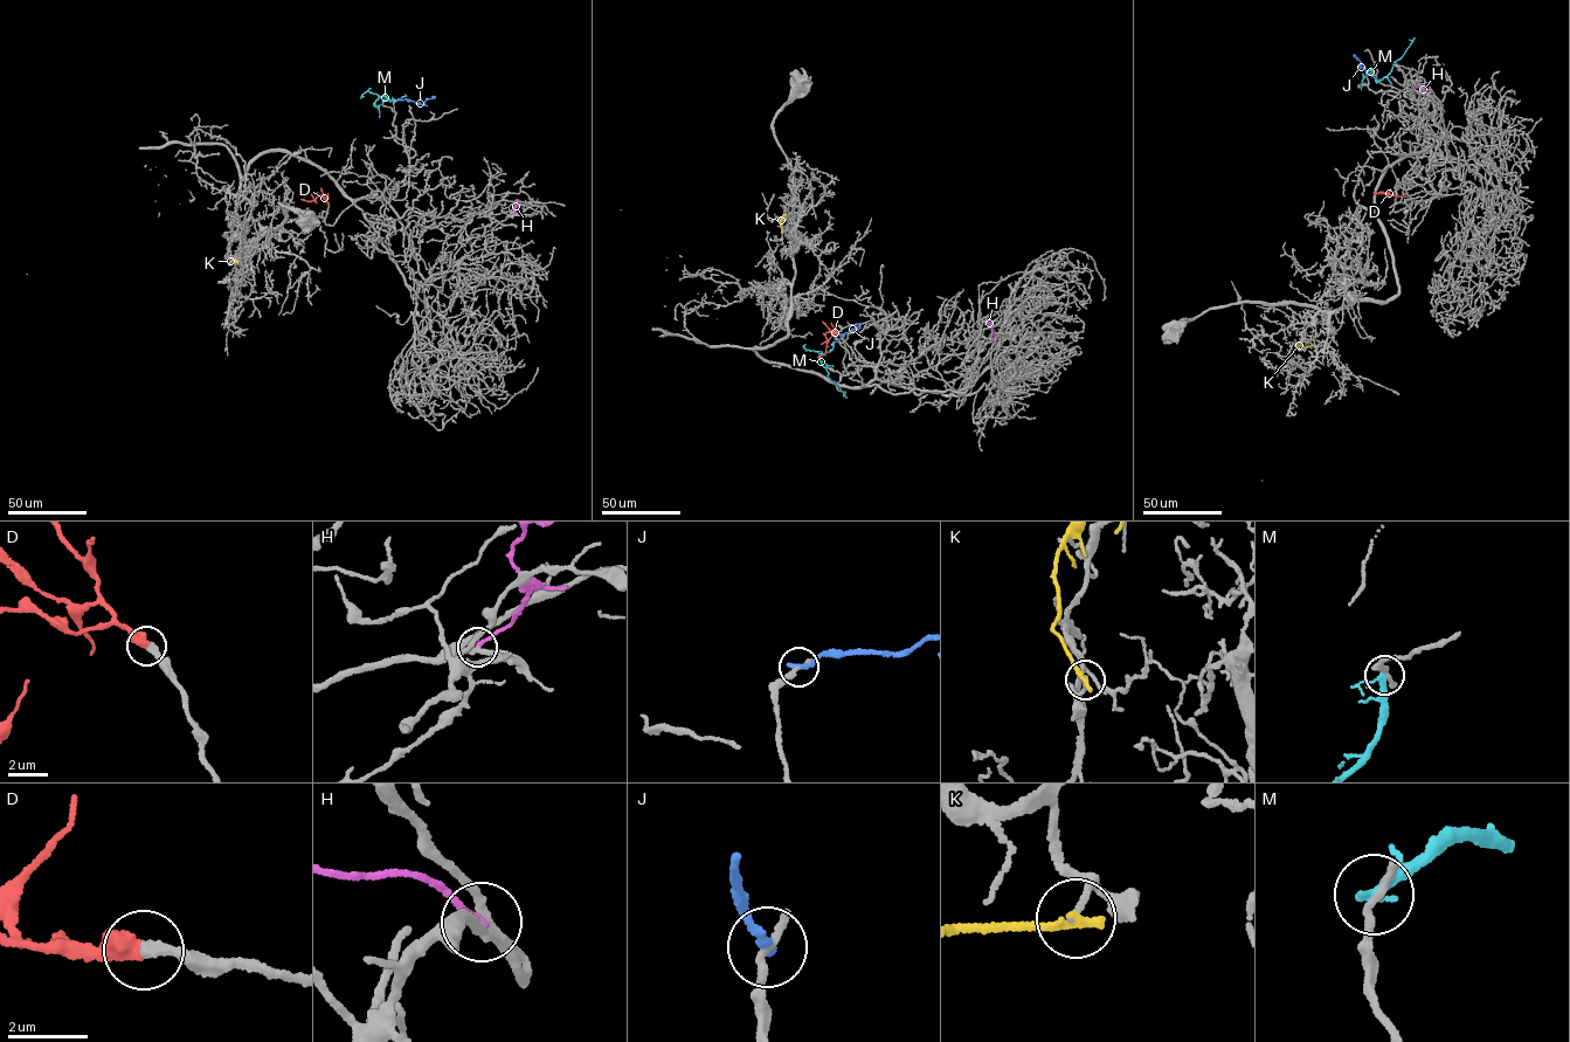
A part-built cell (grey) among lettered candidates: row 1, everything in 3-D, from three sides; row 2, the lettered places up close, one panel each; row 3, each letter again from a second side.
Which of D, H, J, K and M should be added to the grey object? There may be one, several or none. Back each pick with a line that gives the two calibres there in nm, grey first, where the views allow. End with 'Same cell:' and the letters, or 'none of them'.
D: calibres 320 and 500 nm
Same cell: D

